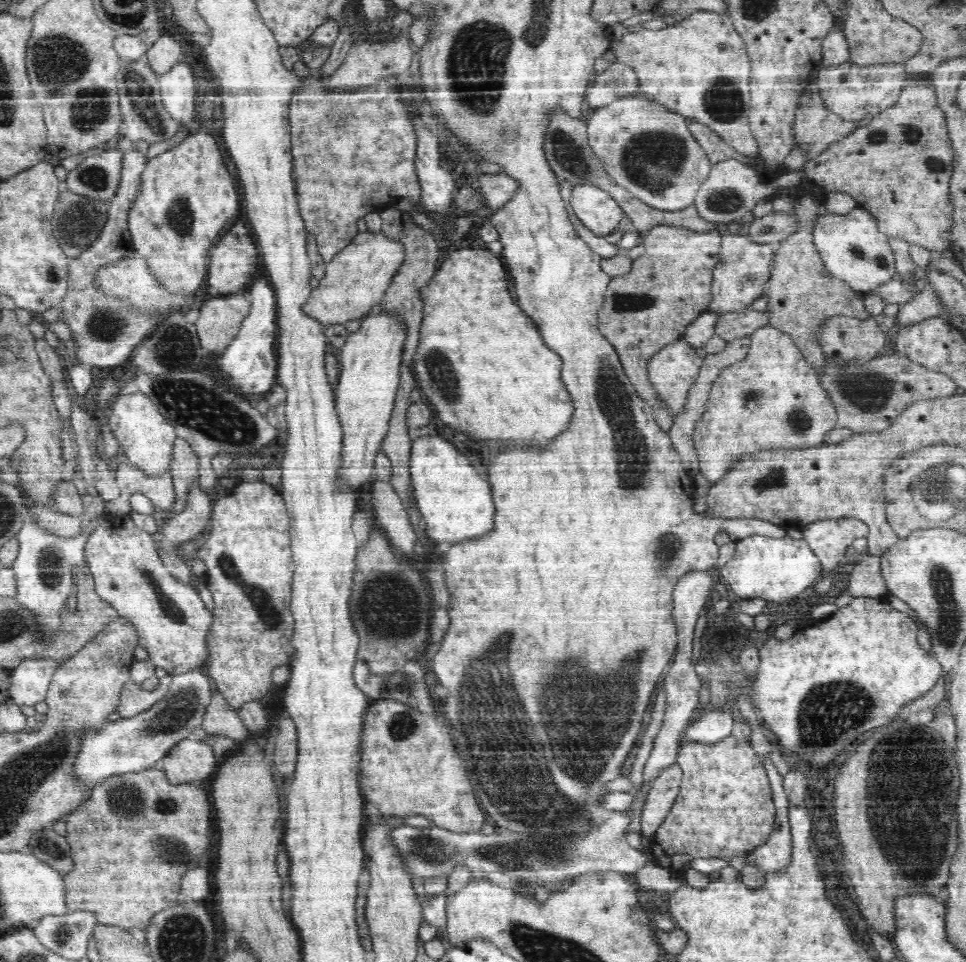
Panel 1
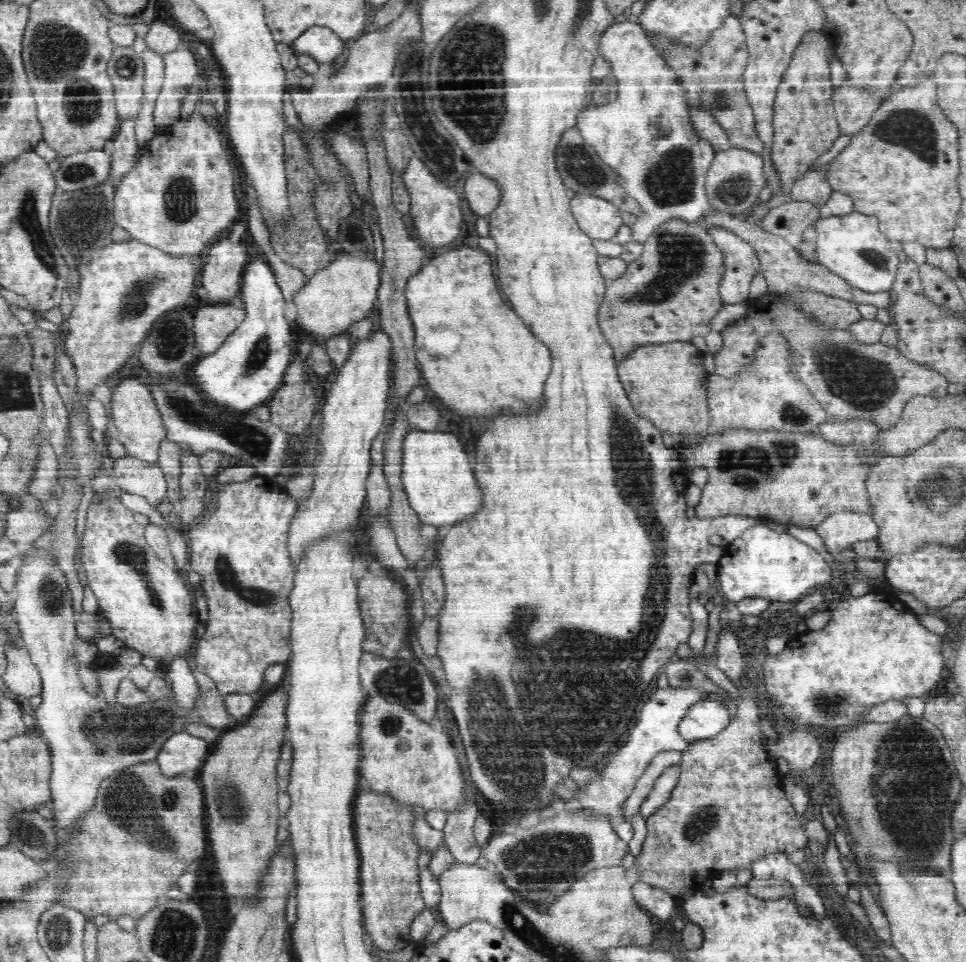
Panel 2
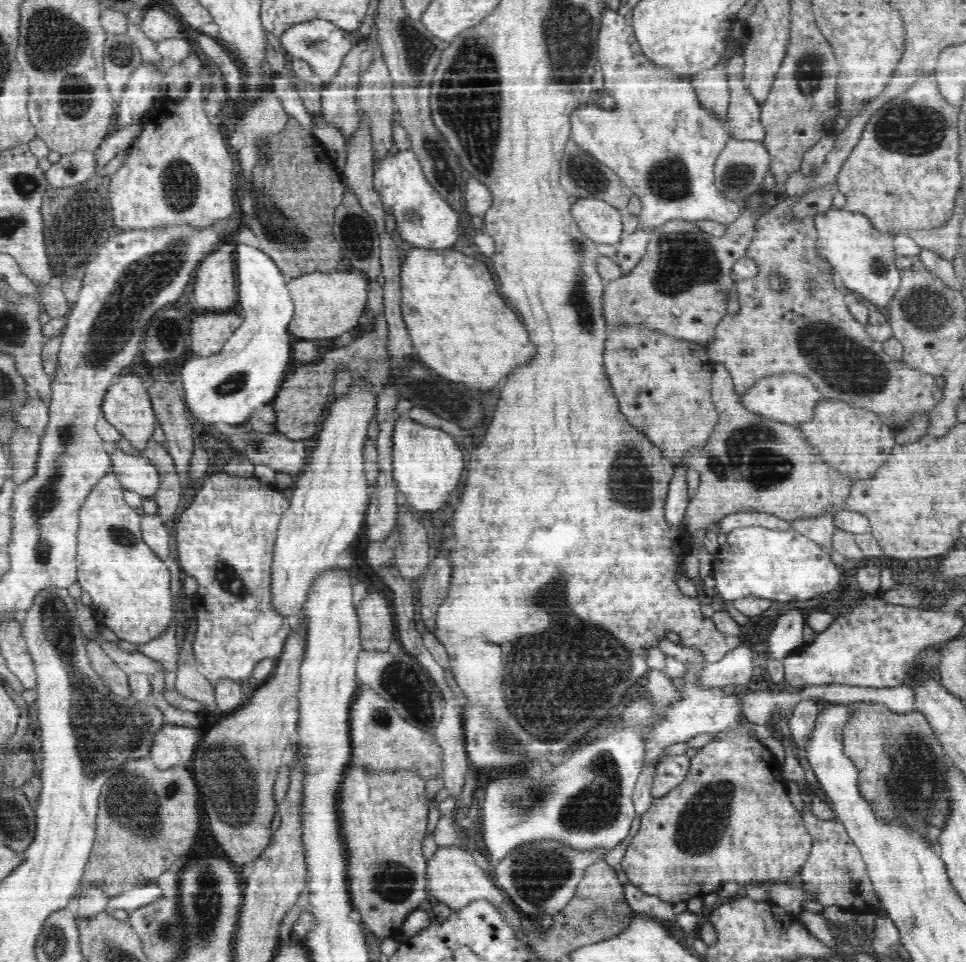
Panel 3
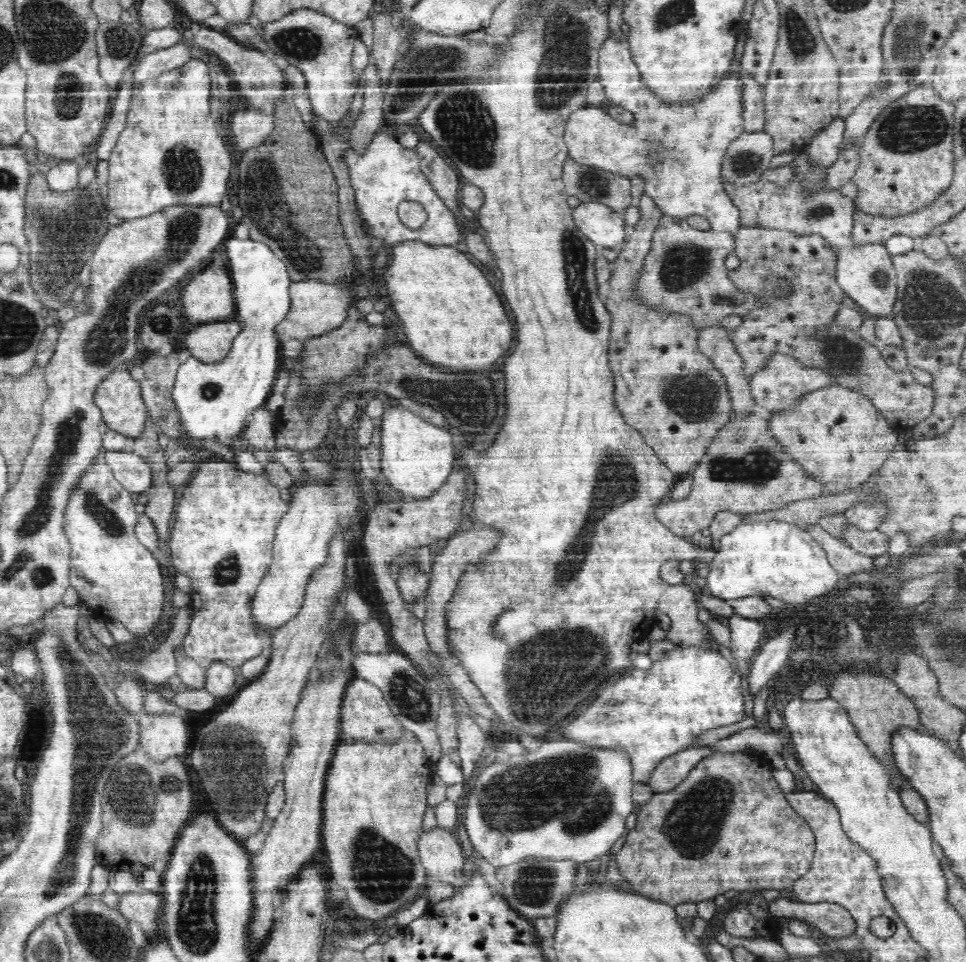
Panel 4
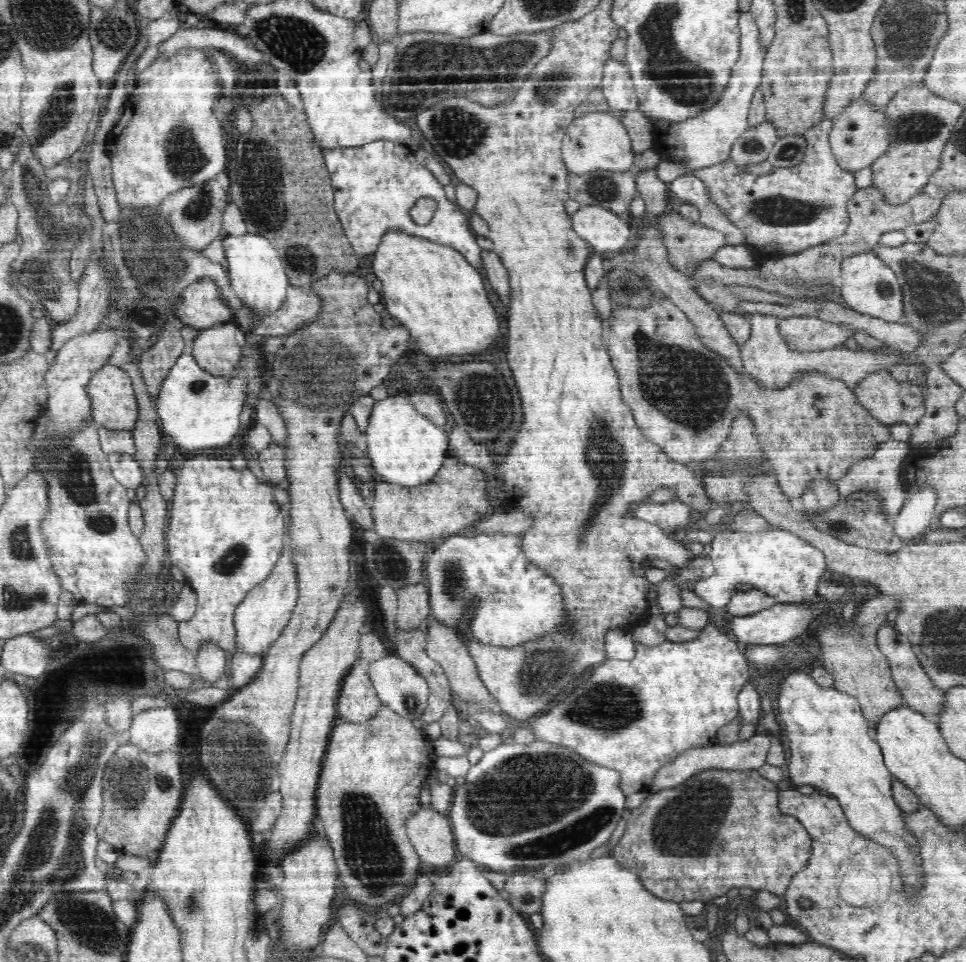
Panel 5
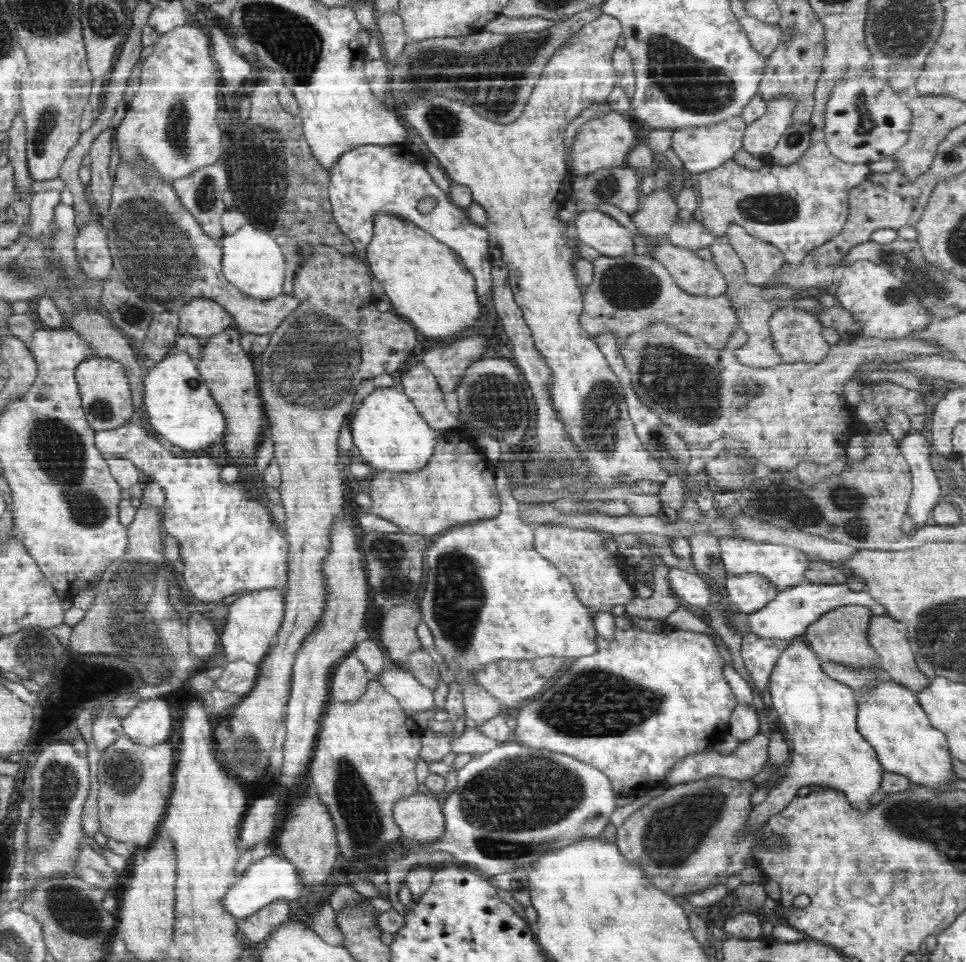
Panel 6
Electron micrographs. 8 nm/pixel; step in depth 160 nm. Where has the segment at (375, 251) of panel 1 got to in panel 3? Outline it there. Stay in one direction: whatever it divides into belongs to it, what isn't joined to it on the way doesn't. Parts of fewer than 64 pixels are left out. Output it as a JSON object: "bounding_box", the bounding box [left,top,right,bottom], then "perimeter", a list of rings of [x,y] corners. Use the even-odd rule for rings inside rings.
{"bounding_box":[287,269,369,339],"perimeter":[[[354,269],[345,272],[314,271],[288,282],[287,288],[295,313],[289,324],[290,334],[299,339],[335,338],[358,324],[358,318],[367,312],[369,276],[365,271]]]}

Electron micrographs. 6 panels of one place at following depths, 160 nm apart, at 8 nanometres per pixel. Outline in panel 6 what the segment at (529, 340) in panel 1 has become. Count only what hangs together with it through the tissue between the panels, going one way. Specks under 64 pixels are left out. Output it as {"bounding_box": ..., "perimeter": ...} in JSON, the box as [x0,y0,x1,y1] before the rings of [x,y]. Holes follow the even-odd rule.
{"bounding_box":[364,214,480,340],"perimeter":[[[378,214],[374,220],[373,238],[365,248],[364,261],[370,267],[372,278],[378,279],[384,287],[393,306],[393,312],[408,320],[424,336],[434,336],[438,340],[444,340],[446,336],[458,336],[464,334],[468,328],[474,328],[474,324],[480,318],[480,306],[478,306],[477,284],[473,274],[470,274],[466,265],[462,262],[457,252],[443,244],[438,239],[409,224],[398,217]]]}

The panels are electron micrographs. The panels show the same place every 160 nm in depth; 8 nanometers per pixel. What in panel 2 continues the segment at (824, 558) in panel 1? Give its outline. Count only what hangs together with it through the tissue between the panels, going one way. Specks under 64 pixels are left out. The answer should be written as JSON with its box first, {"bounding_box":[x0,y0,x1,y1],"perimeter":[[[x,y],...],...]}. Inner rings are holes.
{"bounding_box":[815,512,879,561],"perimeter":[[[838,512],[815,528],[828,552],[839,561],[840,552],[862,540],[877,540],[879,526],[866,514]]]}

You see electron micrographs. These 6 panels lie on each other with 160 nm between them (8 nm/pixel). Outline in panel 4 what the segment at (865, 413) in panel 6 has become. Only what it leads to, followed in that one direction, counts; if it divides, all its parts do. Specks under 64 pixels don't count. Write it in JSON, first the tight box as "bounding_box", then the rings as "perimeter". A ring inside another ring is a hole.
{"bounding_box":[726,226,934,432],"perimeter":[[[741,226],[737,234],[736,253],[740,266],[729,270],[730,281],[740,290],[751,292],[760,300],[759,309],[743,316],[742,324],[728,329],[726,334],[735,352],[742,358],[742,372],[746,380],[752,380],[756,372],[768,366],[770,356],[786,356],[798,360],[806,368],[816,368],[826,372],[833,384],[844,386],[855,393],[868,397],[870,402],[884,414],[884,418],[897,432],[910,431],[918,421],[931,415],[934,391],[931,385],[922,385],[912,377],[909,370],[896,371],[885,363],[882,353],[861,335],[848,327],[842,327],[836,321],[842,298],[846,296],[836,279],[837,257],[825,244],[822,235],[794,234],[793,231],[776,227]]]}

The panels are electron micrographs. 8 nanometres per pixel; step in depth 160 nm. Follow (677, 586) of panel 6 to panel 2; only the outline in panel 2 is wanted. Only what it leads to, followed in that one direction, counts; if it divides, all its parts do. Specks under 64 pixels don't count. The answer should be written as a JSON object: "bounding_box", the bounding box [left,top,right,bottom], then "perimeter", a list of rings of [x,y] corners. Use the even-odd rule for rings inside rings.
{"bounding_box":[717,525,835,604],"perimeter":[[[764,525],[746,529],[738,539],[729,542],[724,557],[717,564],[721,598],[726,603],[737,603],[750,597],[762,597],[776,604],[800,600],[812,588],[830,582],[835,566],[826,562],[822,554],[791,536],[779,533]]]}

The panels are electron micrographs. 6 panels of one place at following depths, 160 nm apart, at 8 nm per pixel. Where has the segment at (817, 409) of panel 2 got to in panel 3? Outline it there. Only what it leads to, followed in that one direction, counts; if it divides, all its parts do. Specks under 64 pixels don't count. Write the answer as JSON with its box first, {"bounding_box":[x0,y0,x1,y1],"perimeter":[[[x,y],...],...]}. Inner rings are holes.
{"bounding_box":[737,373,822,425],"perimeter":[[[796,373],[773,374],[759,378],[743,394],[737,396],[739,404],[748,413],[766,417],[770,421],[778,421],[787,425],[802,424],[813,420],[814,410],[822,400],[818,389],[814,388],[810,380]]]}

